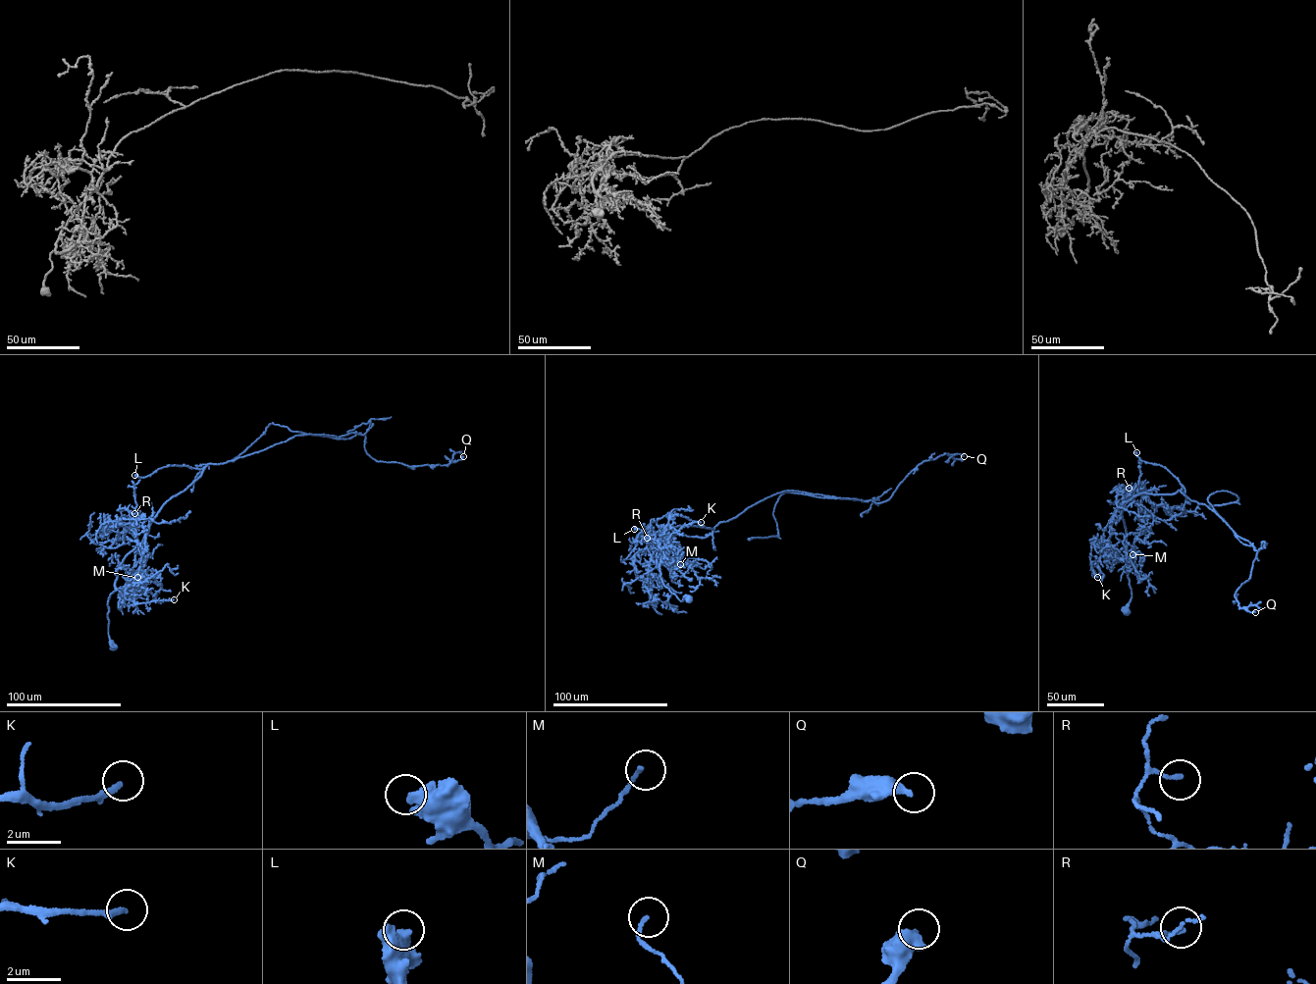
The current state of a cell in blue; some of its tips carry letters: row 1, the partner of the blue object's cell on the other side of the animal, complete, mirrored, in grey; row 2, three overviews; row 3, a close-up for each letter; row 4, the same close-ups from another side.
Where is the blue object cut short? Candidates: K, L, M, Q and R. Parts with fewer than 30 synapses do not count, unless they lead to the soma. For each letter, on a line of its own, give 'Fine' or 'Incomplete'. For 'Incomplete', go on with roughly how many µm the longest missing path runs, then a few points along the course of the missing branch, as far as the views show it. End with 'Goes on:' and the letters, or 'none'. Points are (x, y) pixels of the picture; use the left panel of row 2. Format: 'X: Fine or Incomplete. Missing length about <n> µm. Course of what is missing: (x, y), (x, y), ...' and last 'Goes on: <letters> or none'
K: Fine
L: Fine
M: Fine
Q: Fine
R: Fine
Goes on: none

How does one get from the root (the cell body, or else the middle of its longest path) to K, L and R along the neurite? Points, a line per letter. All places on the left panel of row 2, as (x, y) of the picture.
K: (114, 646), (108, 633), (107, 604), (114, 592), (124, 587), (127, 589), (125, 597), (135, 604), (174, 599)
L: (114, 646), (107, 603), (117, 590), (116, 570), (162, 505), (204, 467), (169, 465), (144, 477), (134, 475)
R: (114, 646), (108, 632), (108, 598), (115, 591), (126, 589), (138, 573), (145, 547), (144, 532), (134, 513)

